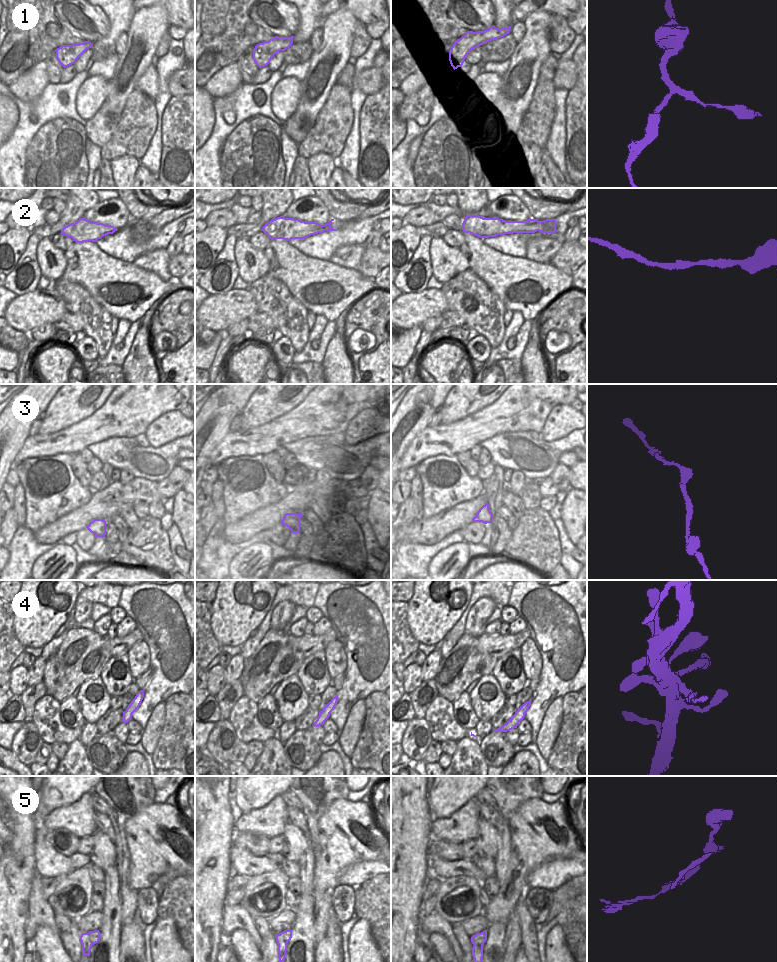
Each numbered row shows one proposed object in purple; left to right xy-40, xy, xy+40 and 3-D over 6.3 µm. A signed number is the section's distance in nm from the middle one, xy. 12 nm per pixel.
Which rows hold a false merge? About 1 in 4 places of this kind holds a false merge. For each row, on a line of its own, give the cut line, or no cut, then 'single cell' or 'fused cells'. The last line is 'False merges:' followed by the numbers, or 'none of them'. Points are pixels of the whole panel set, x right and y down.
1: no cut; single cell
2: no cut; single cell
3: no cut; single cell
4: cut in xy along (322, 709), (329, 713); fused cells
5: cut in xy-40 along (87, 933), (93, 944); fused cells
False merges: 4, 5

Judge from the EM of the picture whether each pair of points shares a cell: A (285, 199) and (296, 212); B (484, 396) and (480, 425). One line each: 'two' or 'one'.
A: two
B: two

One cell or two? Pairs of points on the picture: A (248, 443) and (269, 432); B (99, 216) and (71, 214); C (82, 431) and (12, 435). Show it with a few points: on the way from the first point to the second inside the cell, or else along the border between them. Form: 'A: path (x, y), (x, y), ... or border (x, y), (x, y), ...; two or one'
A: path (253, 441), (259, 441), (264, 437); one
B: border (99, 201), (81, 217); two
C: border (29, 435), (15, 455); two

